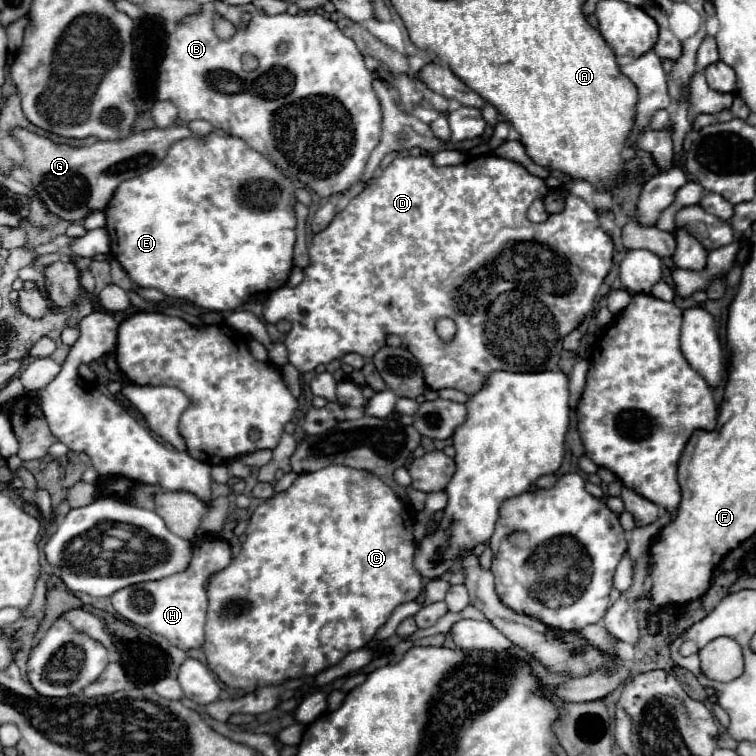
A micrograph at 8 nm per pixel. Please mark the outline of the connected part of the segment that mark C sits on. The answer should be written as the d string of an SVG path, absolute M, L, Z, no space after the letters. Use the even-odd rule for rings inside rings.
M327 466L325 470L299 474L297 480L285 490L275 494L273 498L265 500L251 516L251 522L247 526L247 538L243 542L243 548L239 556L233 558L233 562L215 574L209 582L207 594L209 594L209 610L207 610L207 624L205 624L205 644L203 652L207 656L207 666L219 676L221 682L225 682L231 688L241 688L245 692L253 692L259 686L281 686L289 678L305 678L305 676L317 676L319 672L339 664L347 652L361 650L371 642L381 626L391 618L397 606L415 600L423 590L423 578L413 566L413 518L407 510L407 506L401 502L401 498L395 496L395 492L381 482L377 476L365 472L365 470L349 470L347 466Z

